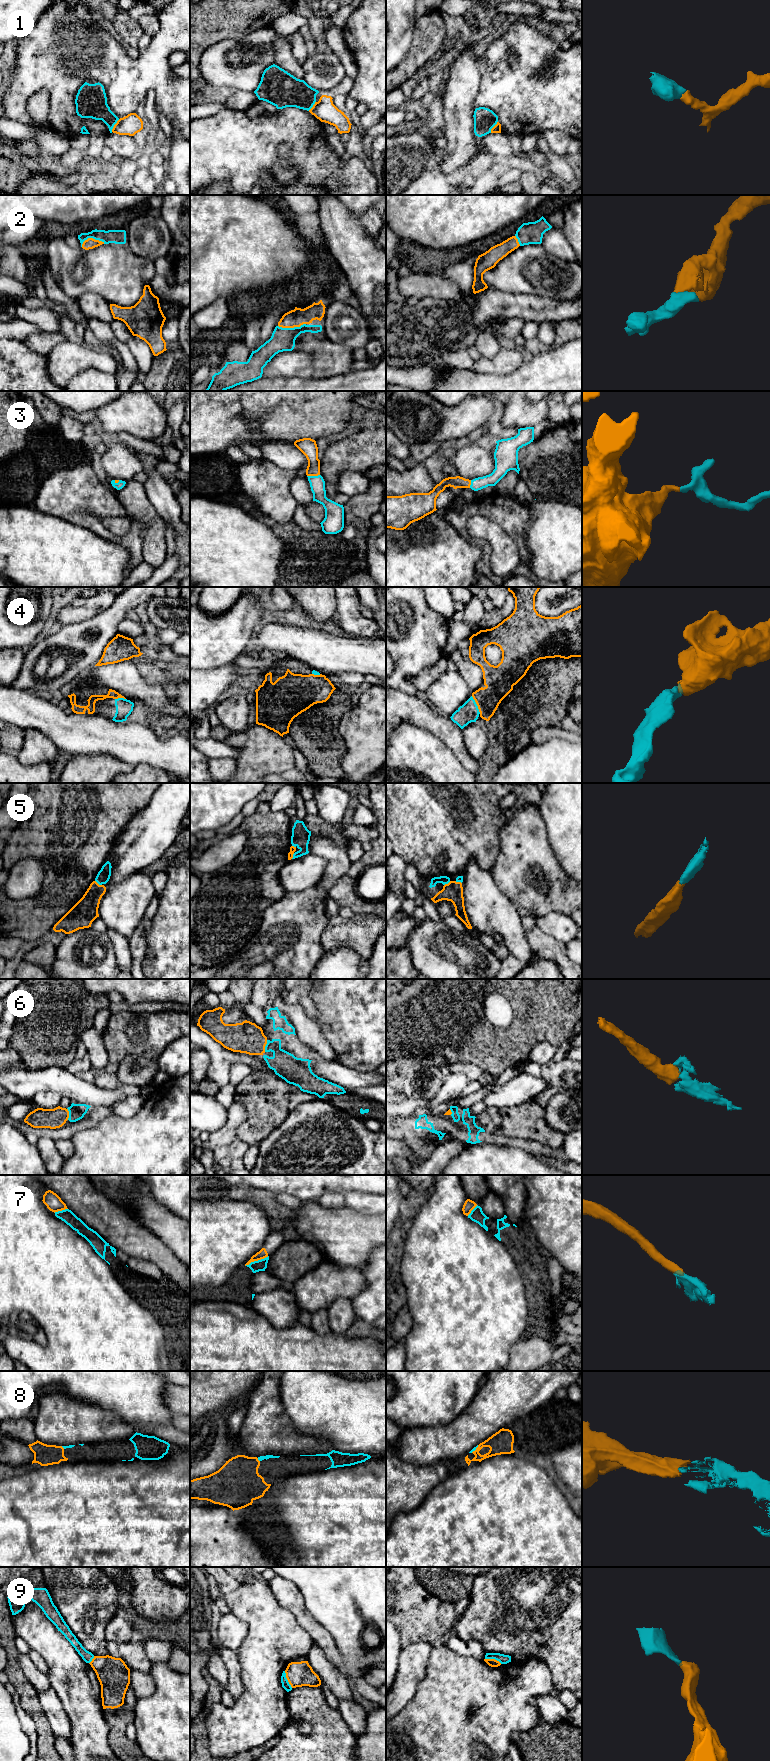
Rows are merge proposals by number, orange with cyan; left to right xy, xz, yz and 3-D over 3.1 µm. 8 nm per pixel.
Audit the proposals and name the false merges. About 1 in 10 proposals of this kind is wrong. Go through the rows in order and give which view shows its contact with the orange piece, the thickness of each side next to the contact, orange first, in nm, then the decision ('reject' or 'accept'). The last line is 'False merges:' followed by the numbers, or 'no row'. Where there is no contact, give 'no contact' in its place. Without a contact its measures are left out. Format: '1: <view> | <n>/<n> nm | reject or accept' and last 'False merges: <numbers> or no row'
1: xy | 160/240 nm | accept
2: xz | 140/190 nm | accept
3: xz | 140/120 nm | accept
4: yz | 220/160 nm | accept
5: xy | 200/110 nm | accept
6: xz | 260/200 nm | accept
7: xz | 70/90 nm | reject
8: xz | 380/40 nm | accept
9: xz | 200/60 nm | accept
False merges: 7

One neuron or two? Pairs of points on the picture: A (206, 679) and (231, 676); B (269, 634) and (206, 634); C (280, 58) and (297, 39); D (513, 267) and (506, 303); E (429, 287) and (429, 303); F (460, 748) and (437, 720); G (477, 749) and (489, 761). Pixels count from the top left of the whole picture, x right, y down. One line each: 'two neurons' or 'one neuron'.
A: one neuron
B: two neurons
C: two neurons
D: two neurons
E: two neurons
F: one neuron
G: two neurons

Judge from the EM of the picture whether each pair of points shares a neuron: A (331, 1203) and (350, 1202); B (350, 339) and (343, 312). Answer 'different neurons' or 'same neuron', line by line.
A: different neurons
B: same neuron

